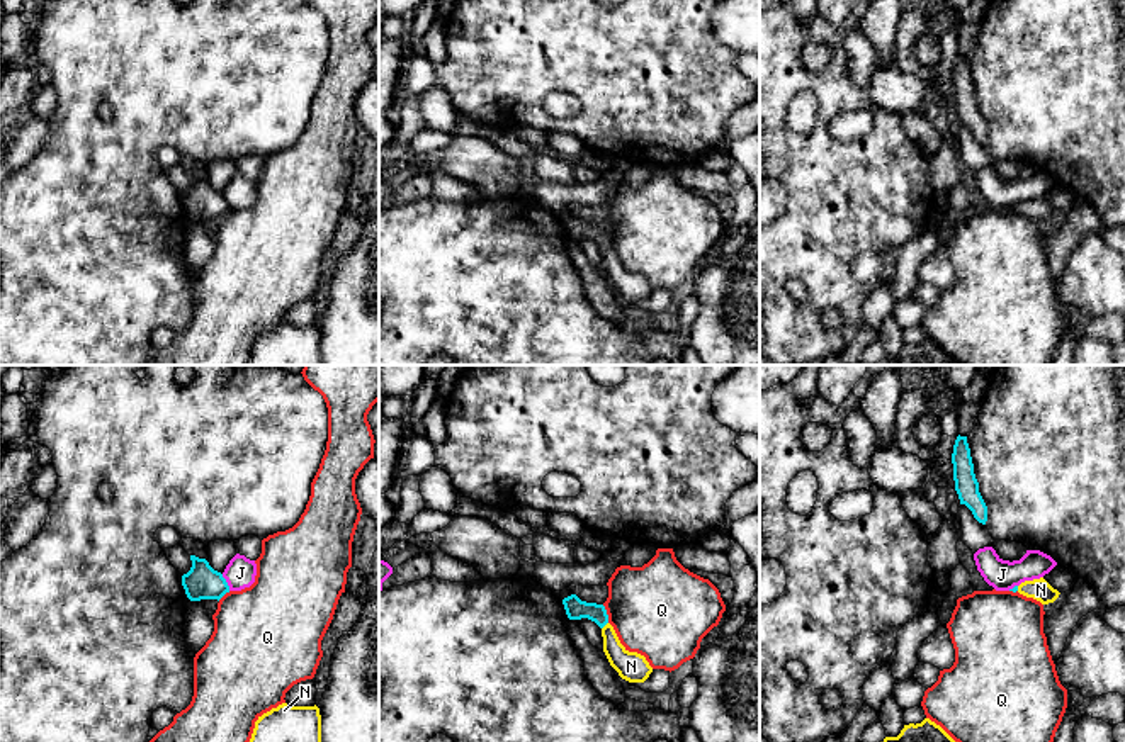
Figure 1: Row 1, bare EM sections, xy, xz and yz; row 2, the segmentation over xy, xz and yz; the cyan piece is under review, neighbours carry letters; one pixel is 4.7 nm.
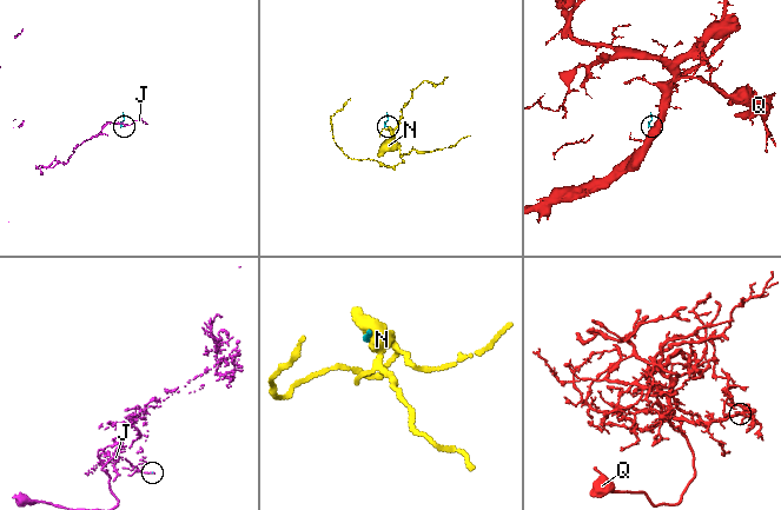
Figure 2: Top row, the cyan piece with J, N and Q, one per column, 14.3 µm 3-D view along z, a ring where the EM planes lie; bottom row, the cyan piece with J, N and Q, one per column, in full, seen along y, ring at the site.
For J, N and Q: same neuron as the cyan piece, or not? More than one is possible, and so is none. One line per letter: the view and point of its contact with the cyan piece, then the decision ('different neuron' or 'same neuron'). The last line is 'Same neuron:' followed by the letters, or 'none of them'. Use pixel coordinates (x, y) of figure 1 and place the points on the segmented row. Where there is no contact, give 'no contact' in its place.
J: contact xy (226, 583); different neuron
N: contact xz (605, 623); same neuron
Q: contact xz (605, 613); different neuron
Same neuron: N

